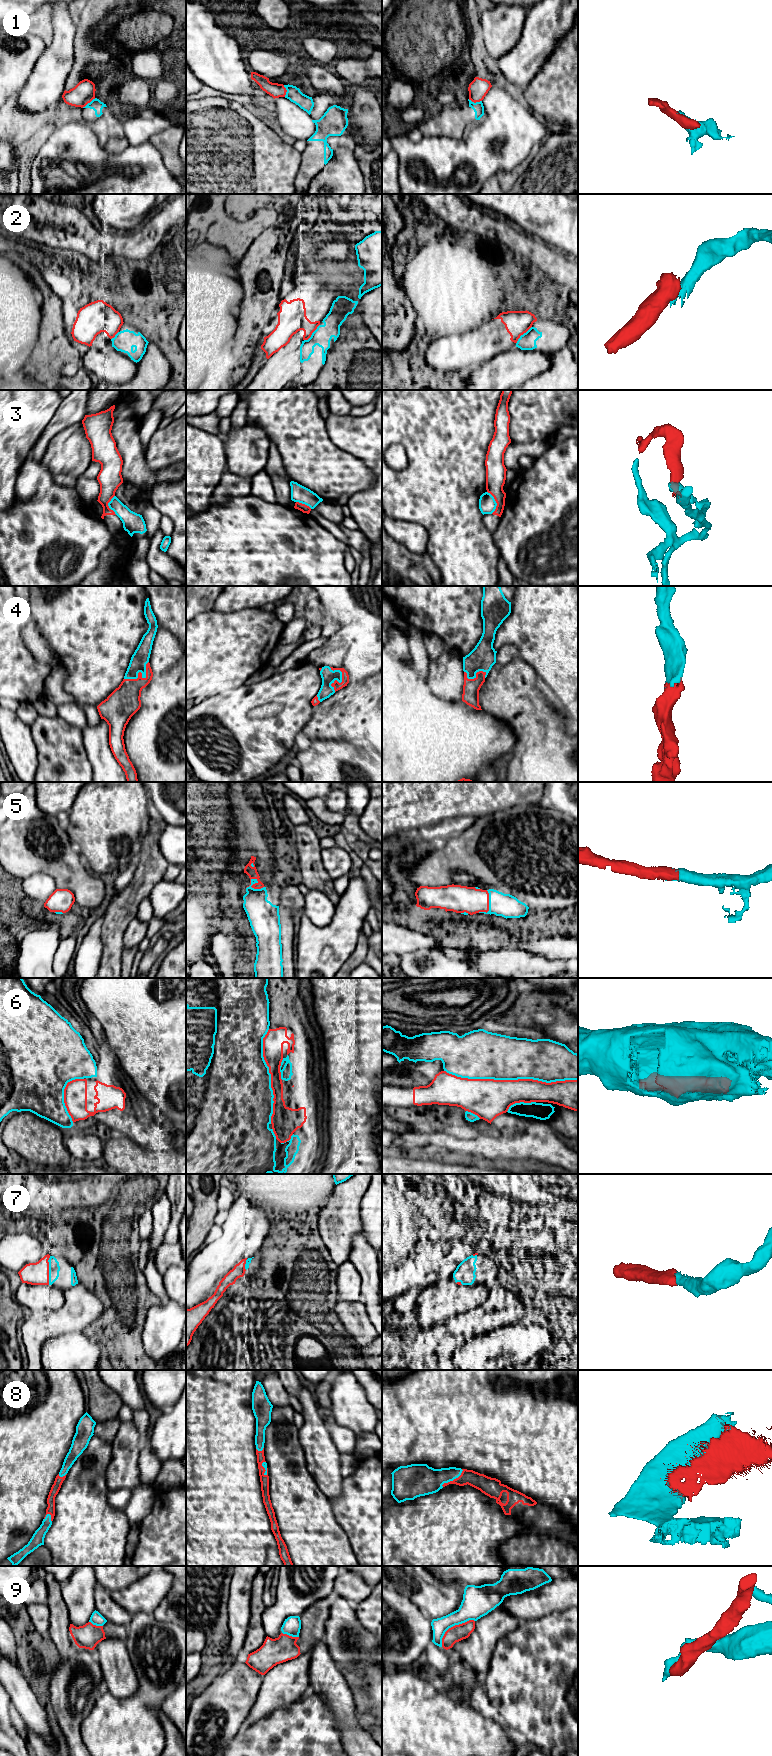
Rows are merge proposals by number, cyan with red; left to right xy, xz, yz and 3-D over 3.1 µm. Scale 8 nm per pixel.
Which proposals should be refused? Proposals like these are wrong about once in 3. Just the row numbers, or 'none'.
1, 2, 3, 6, 9

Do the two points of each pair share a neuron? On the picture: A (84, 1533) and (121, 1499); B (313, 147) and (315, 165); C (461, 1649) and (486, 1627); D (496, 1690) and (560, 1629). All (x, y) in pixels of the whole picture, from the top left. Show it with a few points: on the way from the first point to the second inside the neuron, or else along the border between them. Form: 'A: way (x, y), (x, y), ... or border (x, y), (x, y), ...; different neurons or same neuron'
A: border (108, 1491), (108, 1502), (123, 1511); different neurons
B: way (315, 151), (315, 161); same neuron
C: way (467, 1647), (481, 1633); same neuron
D: way (512, 1675), (544, 1645); same neuron

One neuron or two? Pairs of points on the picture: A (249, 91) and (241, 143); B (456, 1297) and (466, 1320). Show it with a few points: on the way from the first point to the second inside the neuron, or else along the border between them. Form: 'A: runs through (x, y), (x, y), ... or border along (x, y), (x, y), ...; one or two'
A: border along (251, 109), (259, 115); two
B: border along (483, 1299), (474, 1307), (450, 1317); two

